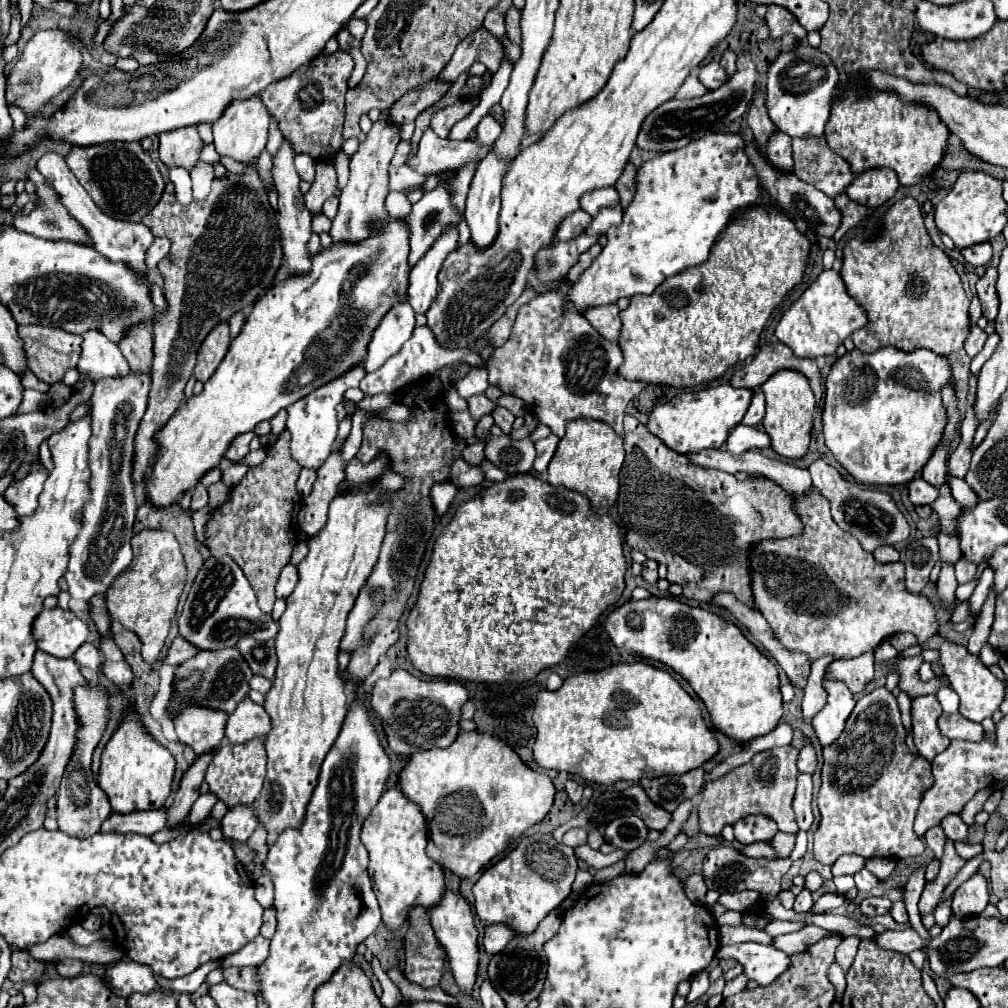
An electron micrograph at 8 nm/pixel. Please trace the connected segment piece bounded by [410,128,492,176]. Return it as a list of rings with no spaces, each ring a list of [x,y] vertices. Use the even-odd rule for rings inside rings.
[[[426,128],[418,146],[418,154],[410,160],[410,168],[418,170],[418,174],[440,174],[448,170],[456,170],[464,164],[478,164],[492,146],[482,146],[474,140],[448,140],[438,138],[432,128]]]

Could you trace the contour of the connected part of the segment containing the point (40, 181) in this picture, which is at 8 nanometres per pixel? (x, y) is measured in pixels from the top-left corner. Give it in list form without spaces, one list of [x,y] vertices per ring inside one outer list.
[[[30,170],[28,178],[38,186],[38,206],[32,210],[30,216],[16,214],[14,216],[14,228],[26,234],[32,234],[36,238],[44,240],[70,240],[70,242],[86,242],[86,234],[82,234],[82,226],[62,210],[62,204],[58,202],[58,196],[50,186],[46,186],[44,178],[38,174],[38,170]]]

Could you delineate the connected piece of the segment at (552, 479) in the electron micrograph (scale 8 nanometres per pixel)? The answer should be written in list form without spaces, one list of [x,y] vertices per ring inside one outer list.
[[[578,418],[566,426],[566,434],[560,440],[554,458],[548,466],[548,482],[552,486],[564,486],[568,490],[582,492],[590,498],[592,508],[598,514],[606,514],[618,496],[618,472],[624,462],[622,438],[606,426],[606,422]]]

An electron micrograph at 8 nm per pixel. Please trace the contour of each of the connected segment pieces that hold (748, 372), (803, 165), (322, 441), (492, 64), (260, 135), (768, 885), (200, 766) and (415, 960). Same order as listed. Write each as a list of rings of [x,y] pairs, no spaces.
[[[766,344],[760,348],[760,352],[752,358],[750,364],[744,364],[742,370],[738,370],[730,384],[734,388],[760,388],[774,372],[778,370],[796,370],[804,374],[814,390],[816,400],[820,400],[824,393],[821,373],[814,360],[810,358],[796,358],[794,352],[786,344]]]
[[[794,138],[792,140],[792,156],[794,156],[794,174],[824,192],[830,198],[842,194],[854,174],[844,158],[834,154],[826,138]]]
[[[358,362],[356,366],[352,366],[346,374],[322,384],[318,390],[310,392],[306,398],[294,402],[292,406],[286,408],[288,418],[286,418],[286,430],[292,436],[290,442],[290,452],[294,454],[294,460],[302,466],[302,468],[312,468],[318,470],[324,460],[330,454],[332,442],[336,440],[336,432],[338,432],[338,420],[336,420],[336,406],[342,402],[342,396],[348,388],[356,388],[360,384],[360,380],[366,376],[364,364]]]
[[[486,28],[476,30],[458,44],[452,60],[446,64],[440,78],[452,84],[474,62],[482,62],[490,74],[496,74],[502,62],[502,42],[500,38],[492,36]]]
[[[254,96],[246,102],[234,102],[234,106],[226,108],[226,114],[214,122],[214,148],[220,156],[230,156],[242,164],[250,164],[258,160],[262,150],[266,148],[268,142],[268,126],[270,126],[270,116],[266,114],[266,108],[262,106],[260,98]]]
[[[718,846],[708,852],[702,864],[702,876],[704,882],[710,890],[718,892],[740,892],[740,890],[756,890],[760,894],[778,894],[780,892],[780,878],[790,870],[792,860],[790,858],[780,858],[774,862],[766,860],[756,860],[756,858],[746,858],[736,852],[732,846]]]
[[[208,752],[208,754],[202,754],[188,770],[186,770],[186,774],[184,774],[184,778],[182,778],[182,782],[180,782],[180,788],[178,788],[178,792],[176,792],[176,796],[174,796],[174,800],[172,800],[172,804],[168,806],[168,814],[166,814],[166,824],[168,824],[168,828],[176,828],[176,826],[182,826],[184,824],[184,820],[186,820],[186,816],[188,816],[188,812],[190,812],[190,806],[194,804],[194,798],[198,798],[200,796],[200,792],[198,792],[198,786],[200,786],[200,782],[204,780],[204,768],[208,766],[208,762],[210,762],[210,758],[212,758],[212,752]]]
[[[416,906],[408,912],[408,932],[406,932],[406,978],[422,988],[438,986],[444,976],[446,950],[438,944],[428,910]]]

